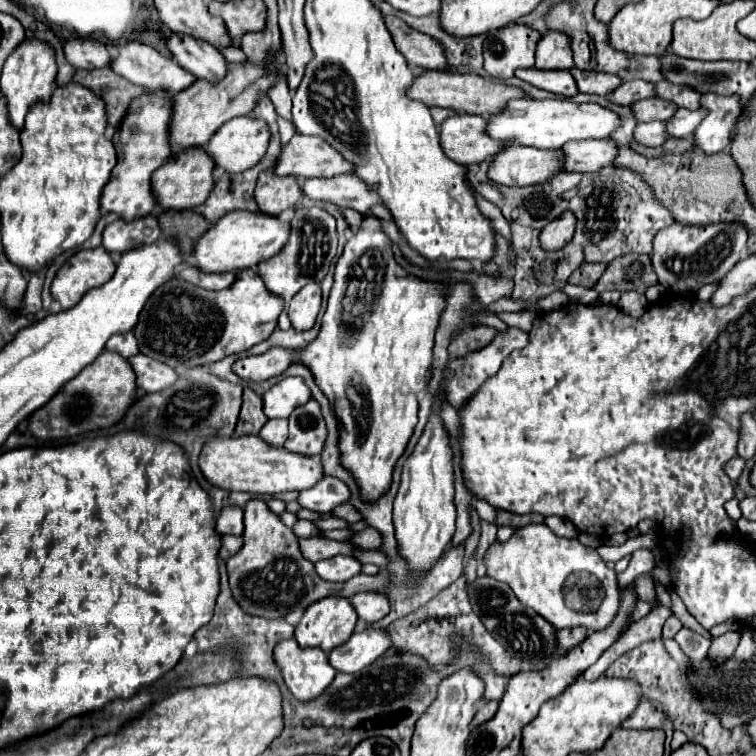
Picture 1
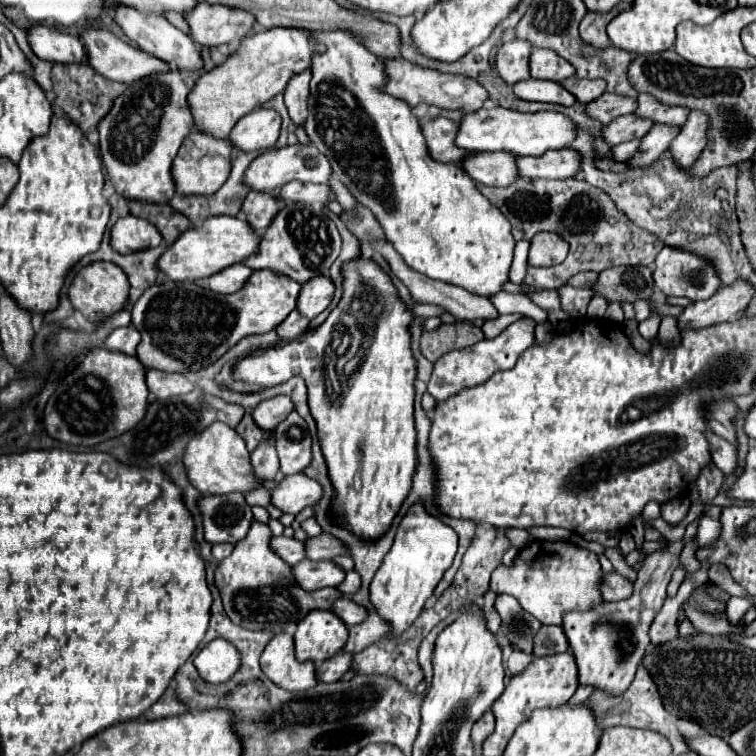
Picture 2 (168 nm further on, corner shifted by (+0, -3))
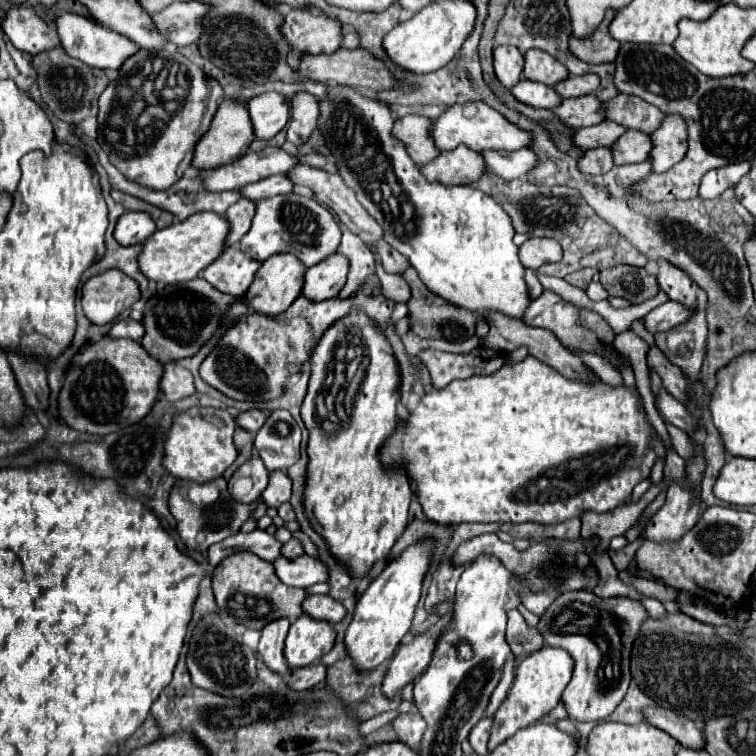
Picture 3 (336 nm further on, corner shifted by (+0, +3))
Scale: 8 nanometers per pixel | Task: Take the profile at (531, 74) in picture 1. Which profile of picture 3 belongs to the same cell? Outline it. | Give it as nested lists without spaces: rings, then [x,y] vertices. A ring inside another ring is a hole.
[[[521,79],[513,89],[511,89],[513,97],[529,107],[535,109],[553,109],[561,103],[561,97],[555,93],[553,87],[547,87],[543,83],[535,83],[535,81],[527,81]]]

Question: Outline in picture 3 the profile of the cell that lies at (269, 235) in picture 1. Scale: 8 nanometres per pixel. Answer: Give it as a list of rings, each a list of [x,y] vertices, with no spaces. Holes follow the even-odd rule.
[[[195,213],[185,221],[177,221],[171,227],[155,231],[145,239],[143,249],[137,257],[139,271],[155,283],[175,285],[195,279],[211,261],[215,261],[223,251],[223,241],[227,237],[227,219],[213,213]]]

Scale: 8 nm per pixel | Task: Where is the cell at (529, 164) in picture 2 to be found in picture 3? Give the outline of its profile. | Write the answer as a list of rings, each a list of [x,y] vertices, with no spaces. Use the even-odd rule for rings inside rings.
[[[517,149],[517,151],[483,151],[487,173],[493,173],[501,179],[517,179],[525,177],[535,165],[537,155],[531,149]]]

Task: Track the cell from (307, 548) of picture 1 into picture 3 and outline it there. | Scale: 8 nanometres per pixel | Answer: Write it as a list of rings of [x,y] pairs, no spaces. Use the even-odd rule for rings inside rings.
[[[255,529],[251,533],[235,533],[223,539],[221,543],[211,545],[207,559],[213,567],[217,567],[225,557],[229,557],[231,553],[239,553],[239,551],[249,551],[261,557],[263,561],[273,561],[281,555],[281,543],[273,535],[261,529]]]

